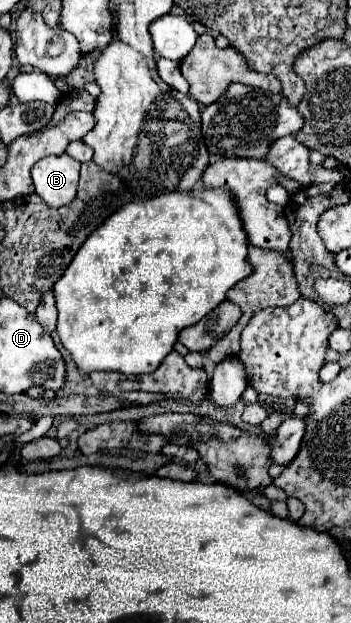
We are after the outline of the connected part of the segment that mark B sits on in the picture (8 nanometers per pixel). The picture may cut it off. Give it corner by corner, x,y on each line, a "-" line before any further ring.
70,155
44,157
32,169
36,195
44,199
48,207
64,207
78,191
80,163

